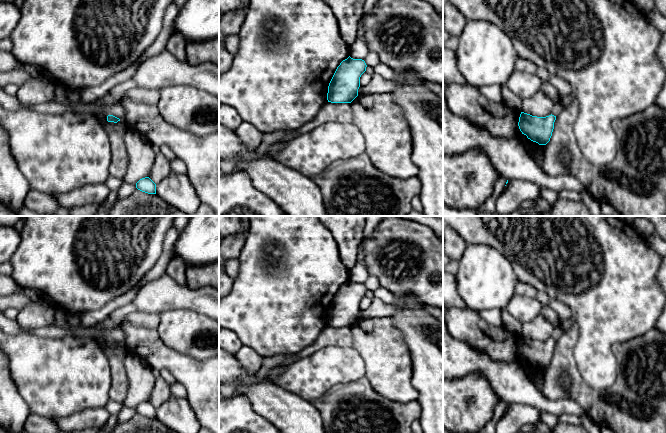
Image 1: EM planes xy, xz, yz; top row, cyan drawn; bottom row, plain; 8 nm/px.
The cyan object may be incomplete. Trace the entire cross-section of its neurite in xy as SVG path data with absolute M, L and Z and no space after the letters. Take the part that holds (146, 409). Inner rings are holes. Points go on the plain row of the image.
M149 401L140 403L136 407L136 412L148 418L156 418L156 408Z

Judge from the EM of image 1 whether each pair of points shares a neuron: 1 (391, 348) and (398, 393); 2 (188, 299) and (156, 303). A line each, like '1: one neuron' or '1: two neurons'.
1: one neuron
2: one neuron

